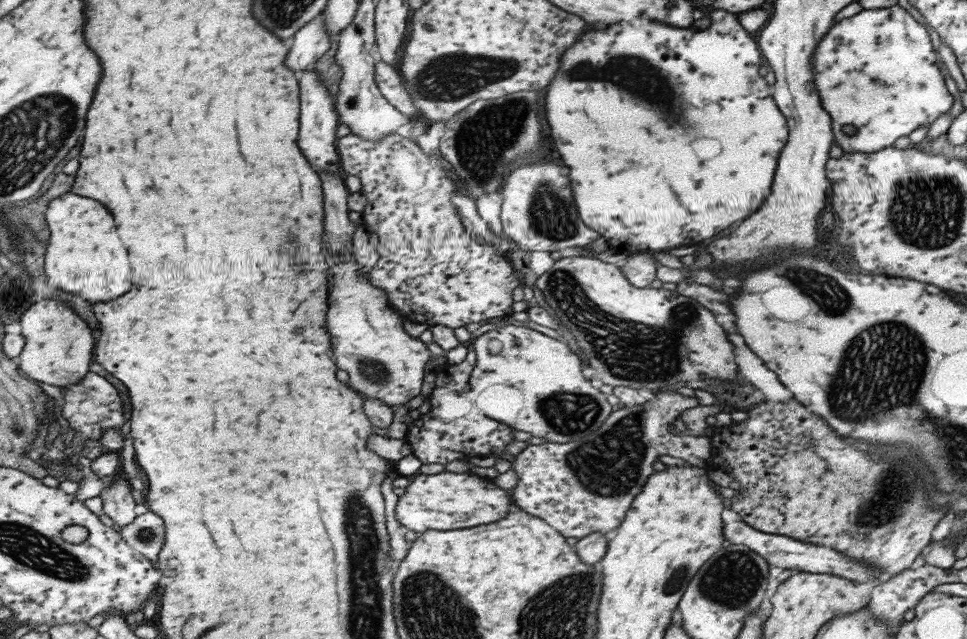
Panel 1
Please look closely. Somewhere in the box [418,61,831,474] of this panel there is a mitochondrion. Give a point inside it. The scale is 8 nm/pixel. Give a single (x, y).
(632, 351)

